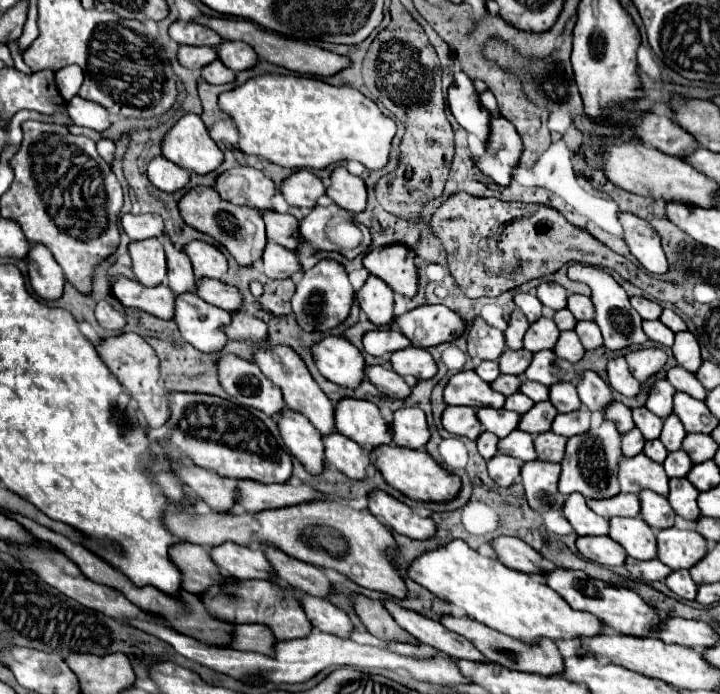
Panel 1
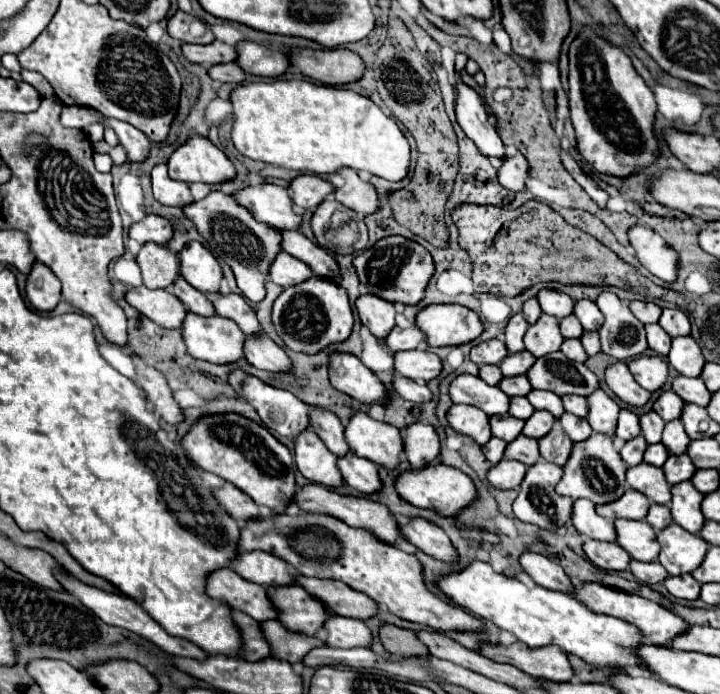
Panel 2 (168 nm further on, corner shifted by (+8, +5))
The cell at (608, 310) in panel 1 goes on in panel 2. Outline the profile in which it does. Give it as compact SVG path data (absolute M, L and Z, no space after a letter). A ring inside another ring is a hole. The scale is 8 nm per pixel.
M603 291L595 303L605 315L605 323L599 329L603 353L621 361L641 357L647 351L645 327L631 317L629 305L611 291Z

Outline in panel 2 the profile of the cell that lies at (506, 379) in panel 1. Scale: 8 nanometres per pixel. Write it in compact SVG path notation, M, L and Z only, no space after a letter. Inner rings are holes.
M525 375L505 377L505 379L499 383L499 389L501 389L503 393L507 393L509 397L525 397L525 395L531 391L531 383L527 381Z

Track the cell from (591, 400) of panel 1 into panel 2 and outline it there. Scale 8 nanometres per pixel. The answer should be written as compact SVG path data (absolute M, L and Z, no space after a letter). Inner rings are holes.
M597 389L593 395L589 395L587 405L589 405L587 421L593 427L593 431L615 437L615 425L621 407L603 389Z

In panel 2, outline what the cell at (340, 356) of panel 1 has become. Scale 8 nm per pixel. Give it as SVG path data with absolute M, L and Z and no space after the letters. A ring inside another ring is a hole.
M333 353L329 361L329 379L335 389L363 405L385 405L389 401L387 387L355 355Z

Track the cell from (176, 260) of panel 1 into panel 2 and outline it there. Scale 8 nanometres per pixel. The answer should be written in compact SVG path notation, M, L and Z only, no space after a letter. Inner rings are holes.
M179 277L179 279L173 283L171 291L173 291L175 297L179 297L179 299L185 303L185 307L187 307L191 313L199 313L201 317L213 317L213 315L215 315L215 307L213 307L213 303L207 299L207 295L199 293L197 289L193 289L183 277Z

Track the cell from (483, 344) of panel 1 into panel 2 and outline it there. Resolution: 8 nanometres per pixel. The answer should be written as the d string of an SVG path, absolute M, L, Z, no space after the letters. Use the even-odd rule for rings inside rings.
M491 339L491 341L483 341L479 345L475 345L471 349L471 361L477 365L499 365L499 361L503 361L503 357L507 357L507 347L503 341L499 339Z

